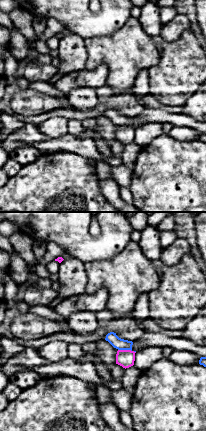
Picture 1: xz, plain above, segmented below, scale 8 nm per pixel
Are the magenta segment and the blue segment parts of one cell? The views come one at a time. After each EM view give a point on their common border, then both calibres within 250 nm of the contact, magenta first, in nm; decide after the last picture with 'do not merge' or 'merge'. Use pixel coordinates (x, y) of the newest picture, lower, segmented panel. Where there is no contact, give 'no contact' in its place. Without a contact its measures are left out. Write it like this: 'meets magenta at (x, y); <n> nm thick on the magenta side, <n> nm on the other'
meets magenta at (125, 350); 140 nm thick on the magenta side, 90 nm on the other

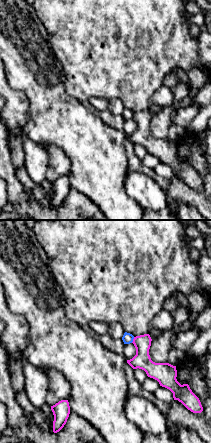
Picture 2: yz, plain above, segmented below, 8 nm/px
meets magenta at (133, 340); 140 nm thick on the magenta side, 90 nm on the other

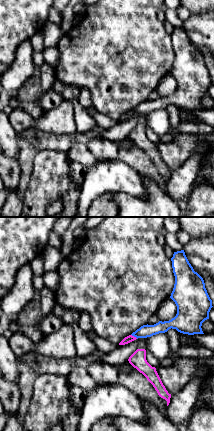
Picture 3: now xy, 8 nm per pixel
meets magenta at (133, 336); 60 nm thick on the magenta side, 100 nm on the other

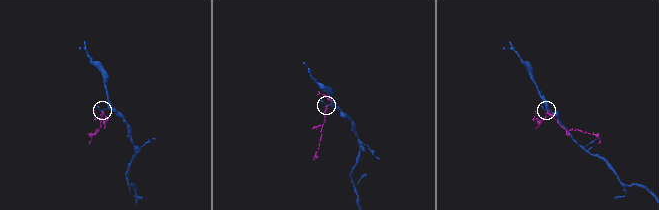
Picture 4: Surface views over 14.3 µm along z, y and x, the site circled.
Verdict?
do not merge

